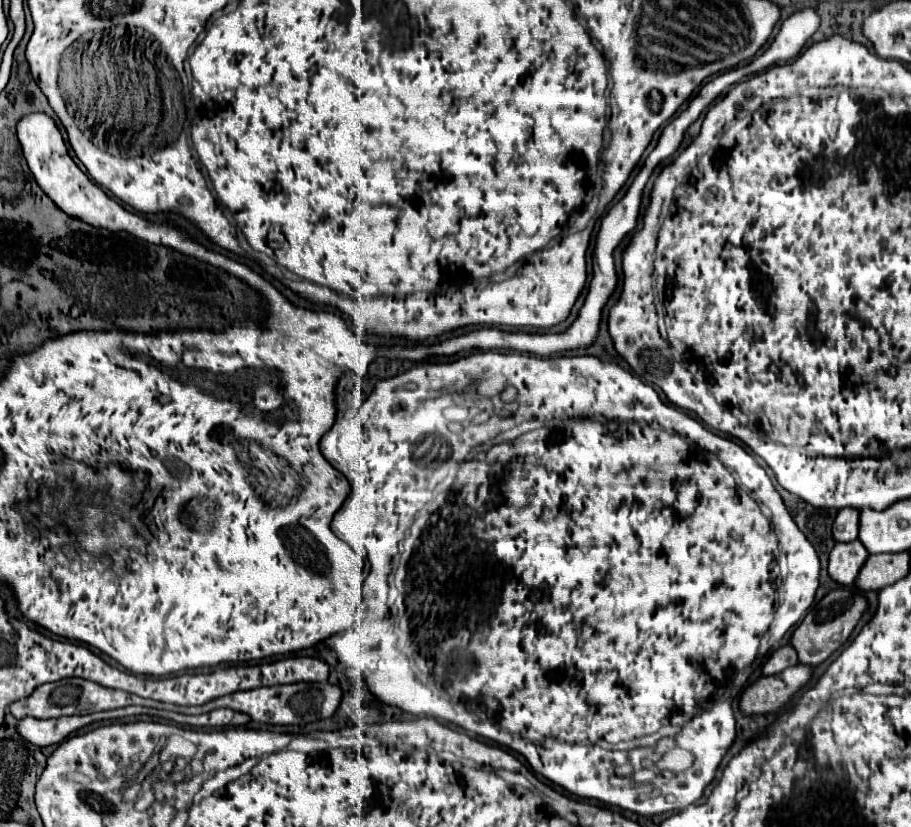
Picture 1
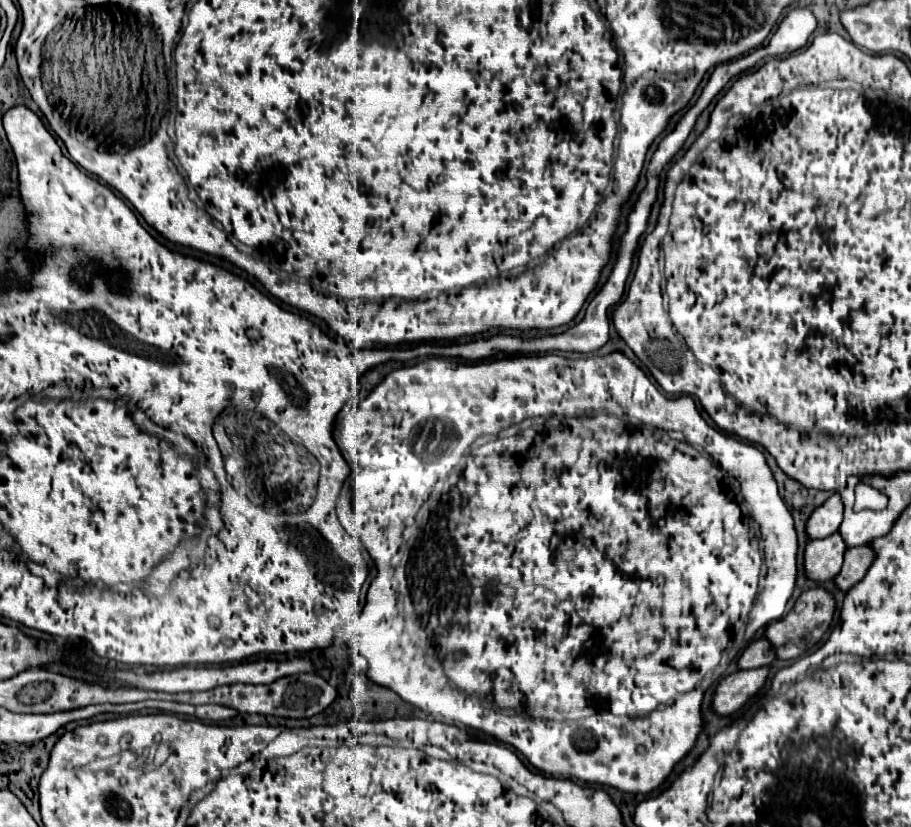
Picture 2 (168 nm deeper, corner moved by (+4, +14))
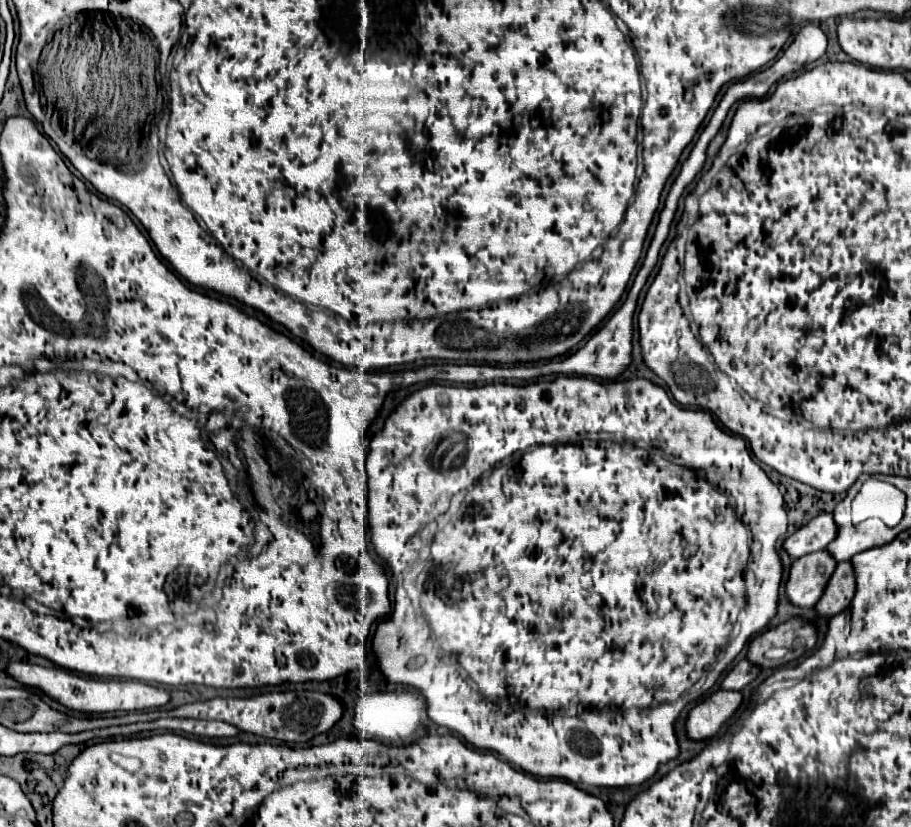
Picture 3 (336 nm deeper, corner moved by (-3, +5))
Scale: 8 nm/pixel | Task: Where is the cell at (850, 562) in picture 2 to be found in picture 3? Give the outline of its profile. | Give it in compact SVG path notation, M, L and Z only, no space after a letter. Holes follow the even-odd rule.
M849 561L837 563L819 603L815 605L815 611L819 617L833 617L839 611L843 611L855 593L855 579L853 579L853 567Z

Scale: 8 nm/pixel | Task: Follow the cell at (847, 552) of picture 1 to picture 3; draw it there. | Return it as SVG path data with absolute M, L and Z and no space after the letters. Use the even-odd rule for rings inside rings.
M827 551L803 555L791 563L785 593L795 607L813 607L835 569L835 561Z

